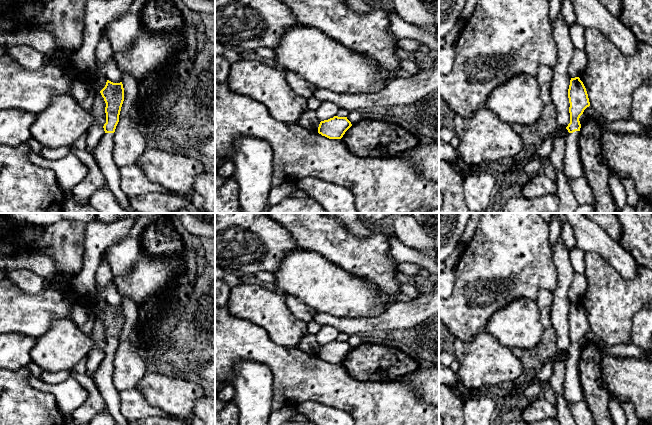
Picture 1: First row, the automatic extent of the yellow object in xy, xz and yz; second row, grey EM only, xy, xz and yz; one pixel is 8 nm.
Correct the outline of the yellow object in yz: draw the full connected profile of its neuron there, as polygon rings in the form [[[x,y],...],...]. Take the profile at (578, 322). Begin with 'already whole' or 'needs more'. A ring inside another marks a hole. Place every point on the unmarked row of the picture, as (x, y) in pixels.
needs more; [[[579,301],[571,302],[568,322],[570,347],[566,351],[569,357],[564,362],[563,394],[566,403],[569,405],[584,399],[578,370],[581,352],[579,342],[584,334],[590,330],[590,326],[586,312]]]

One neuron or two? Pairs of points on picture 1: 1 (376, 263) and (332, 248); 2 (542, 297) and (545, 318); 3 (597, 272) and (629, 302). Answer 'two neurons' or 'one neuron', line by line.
1: one neuron
2: one neuron
3: one neuron

